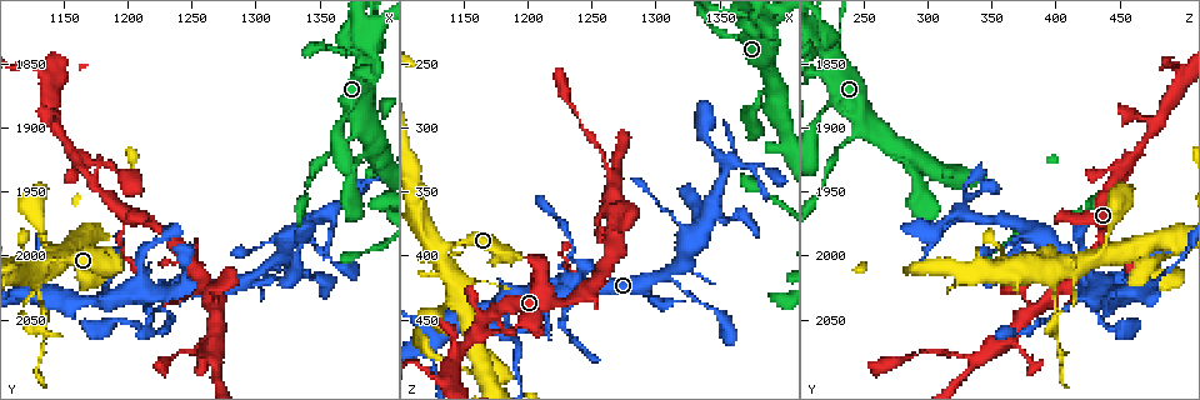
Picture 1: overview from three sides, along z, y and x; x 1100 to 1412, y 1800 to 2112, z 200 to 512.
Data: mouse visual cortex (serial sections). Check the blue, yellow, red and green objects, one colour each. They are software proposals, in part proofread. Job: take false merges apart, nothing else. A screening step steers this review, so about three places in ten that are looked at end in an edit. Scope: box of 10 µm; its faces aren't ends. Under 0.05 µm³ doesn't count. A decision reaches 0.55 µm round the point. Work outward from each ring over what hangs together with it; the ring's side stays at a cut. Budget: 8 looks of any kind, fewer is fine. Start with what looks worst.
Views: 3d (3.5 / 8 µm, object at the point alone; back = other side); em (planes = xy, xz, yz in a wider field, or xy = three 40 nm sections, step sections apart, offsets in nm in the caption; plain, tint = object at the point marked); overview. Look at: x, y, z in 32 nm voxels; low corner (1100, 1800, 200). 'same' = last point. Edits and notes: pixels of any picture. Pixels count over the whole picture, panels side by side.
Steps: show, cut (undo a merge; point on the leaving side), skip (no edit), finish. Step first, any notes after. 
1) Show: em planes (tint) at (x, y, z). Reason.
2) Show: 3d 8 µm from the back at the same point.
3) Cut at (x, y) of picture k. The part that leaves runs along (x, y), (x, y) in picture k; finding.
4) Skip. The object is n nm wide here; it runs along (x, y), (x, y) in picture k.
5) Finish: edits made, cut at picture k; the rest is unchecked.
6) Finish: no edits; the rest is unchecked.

Show: 3d 8 µm at (1374, 1908, 236). Thin neck.

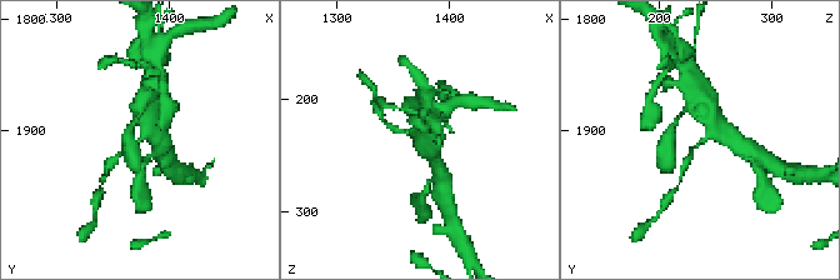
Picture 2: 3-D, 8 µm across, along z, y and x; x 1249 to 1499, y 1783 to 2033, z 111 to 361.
Show: 3d 3.5 µm at the same point.

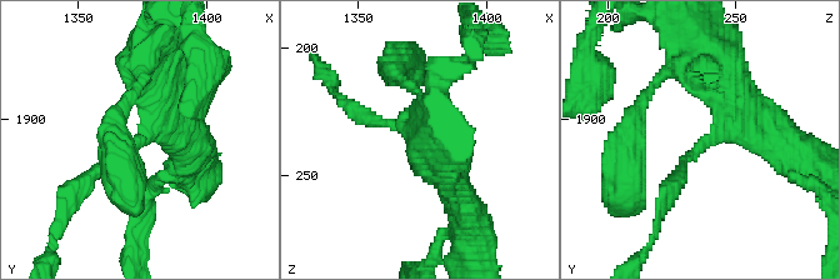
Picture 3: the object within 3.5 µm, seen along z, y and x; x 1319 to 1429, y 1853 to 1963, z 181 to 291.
Show: em xy step 2 (tint) at (1372, 1910, 237). Now the EM.

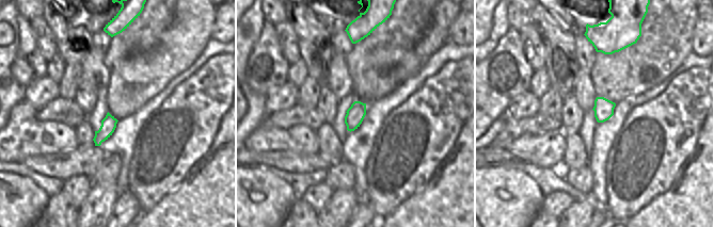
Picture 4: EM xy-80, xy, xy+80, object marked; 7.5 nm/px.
Skip. The object is 140 nm wide here; it runs along (161, 76), (146, 134), (74, 191) in picture 3; continuous, no second cell.

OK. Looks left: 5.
Show: 3d 3.5 µm at (1180, 2038, 432). Branch point.

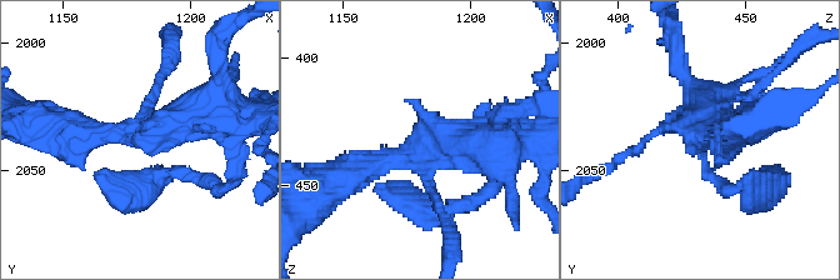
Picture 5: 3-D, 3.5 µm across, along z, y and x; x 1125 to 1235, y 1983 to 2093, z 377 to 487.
Show: em xy step 5 (tint) at (1182, 2036, 435). Need the tissue.

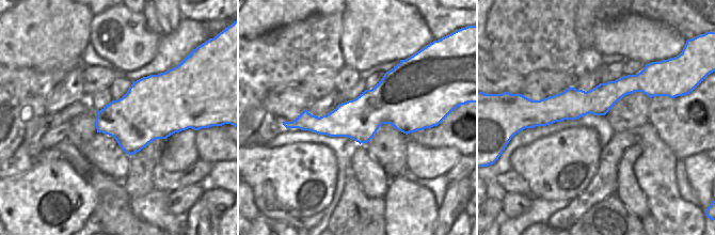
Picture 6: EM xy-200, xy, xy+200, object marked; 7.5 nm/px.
Skip. It runs along (428, 109), (287, 124) in picture 6; one cell here.

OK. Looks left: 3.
Show: 3d 3.5 µm at (1132, 2038, 400). Sudden change in width.

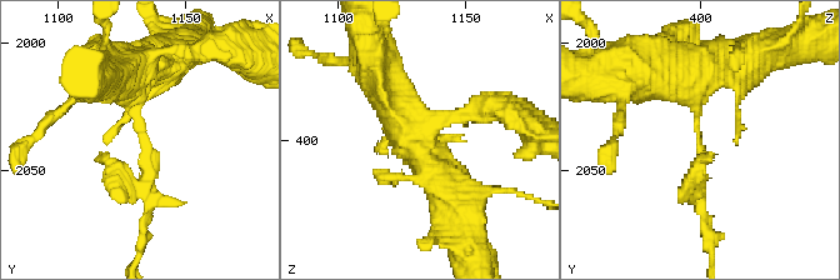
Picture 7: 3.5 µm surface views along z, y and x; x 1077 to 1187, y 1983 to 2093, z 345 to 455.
Show: em xy step 3 (tint) at (1131, 2039, 399).

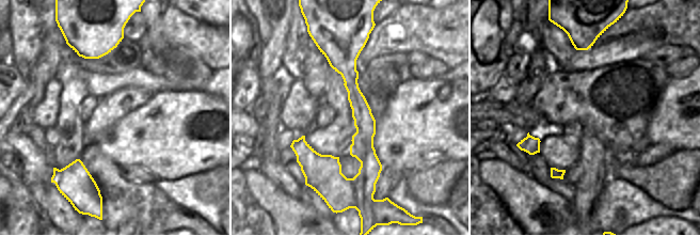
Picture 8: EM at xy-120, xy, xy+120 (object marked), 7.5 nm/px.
Show: em xy step 1 (tint) at the same point. Cut it another way.

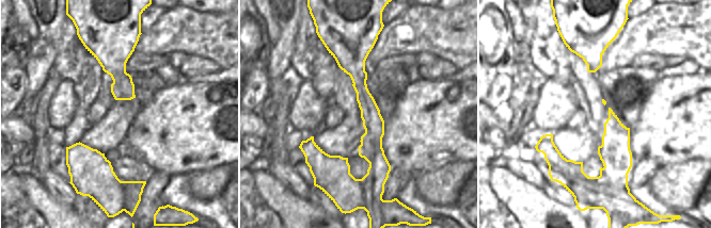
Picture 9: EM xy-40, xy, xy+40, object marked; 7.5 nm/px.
Cut at (148, 166) of picture 7. The object is 170 nm wide here; the part that leaves runs along (133, 124), (148, 178), (129, 185), (105, 154) in picture 7; two cells meet here.

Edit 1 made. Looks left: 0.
Finish: edits made, cut at picture 7; the rest is unchecked.

